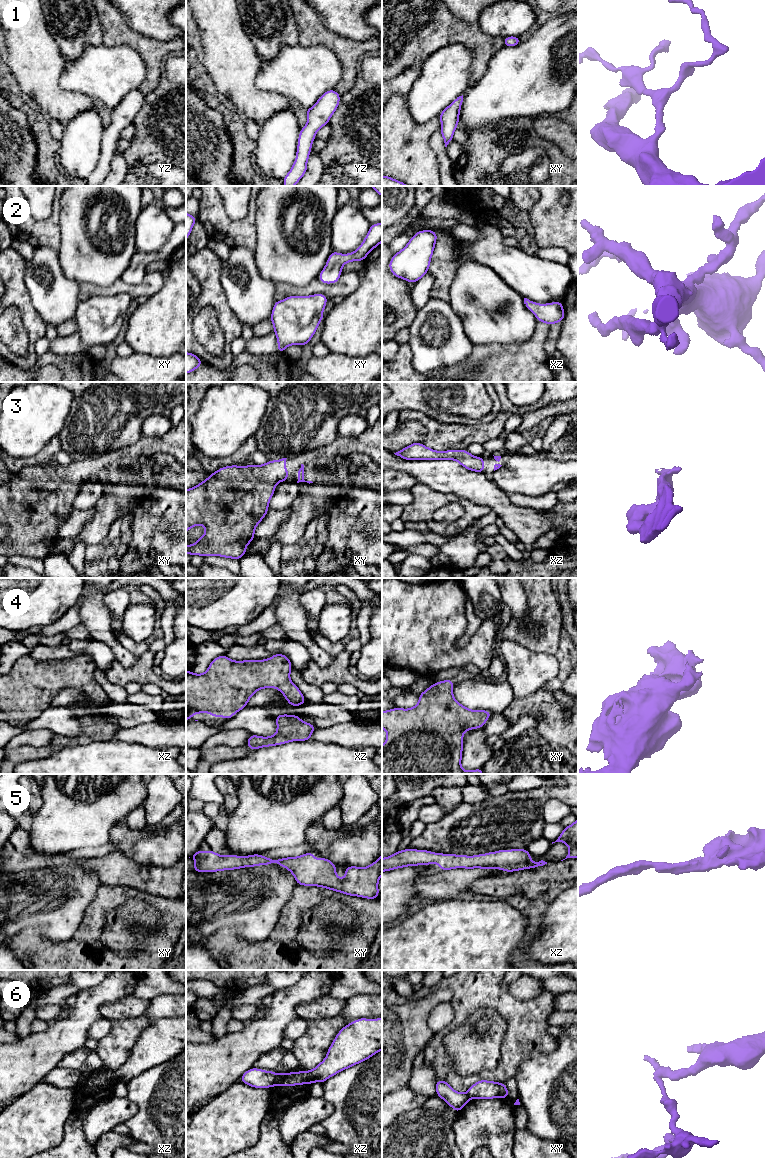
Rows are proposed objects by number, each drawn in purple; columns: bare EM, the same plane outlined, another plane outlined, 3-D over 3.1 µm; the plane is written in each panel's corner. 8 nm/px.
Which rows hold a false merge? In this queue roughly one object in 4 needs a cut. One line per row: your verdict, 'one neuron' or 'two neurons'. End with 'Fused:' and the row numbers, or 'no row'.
1: one neuron
2: one neuron
3: one neuron
4: one neuron
5: one neuron
6: two neurons
Fused: 6

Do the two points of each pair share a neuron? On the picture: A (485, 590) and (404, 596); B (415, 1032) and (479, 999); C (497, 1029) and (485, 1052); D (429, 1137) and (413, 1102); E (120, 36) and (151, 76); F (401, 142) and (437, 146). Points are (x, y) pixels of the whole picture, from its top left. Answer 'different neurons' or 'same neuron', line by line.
A: different neurons
B: different neurons
C: same neuron
D: different neurons
E: same neuron
F: different neurons

